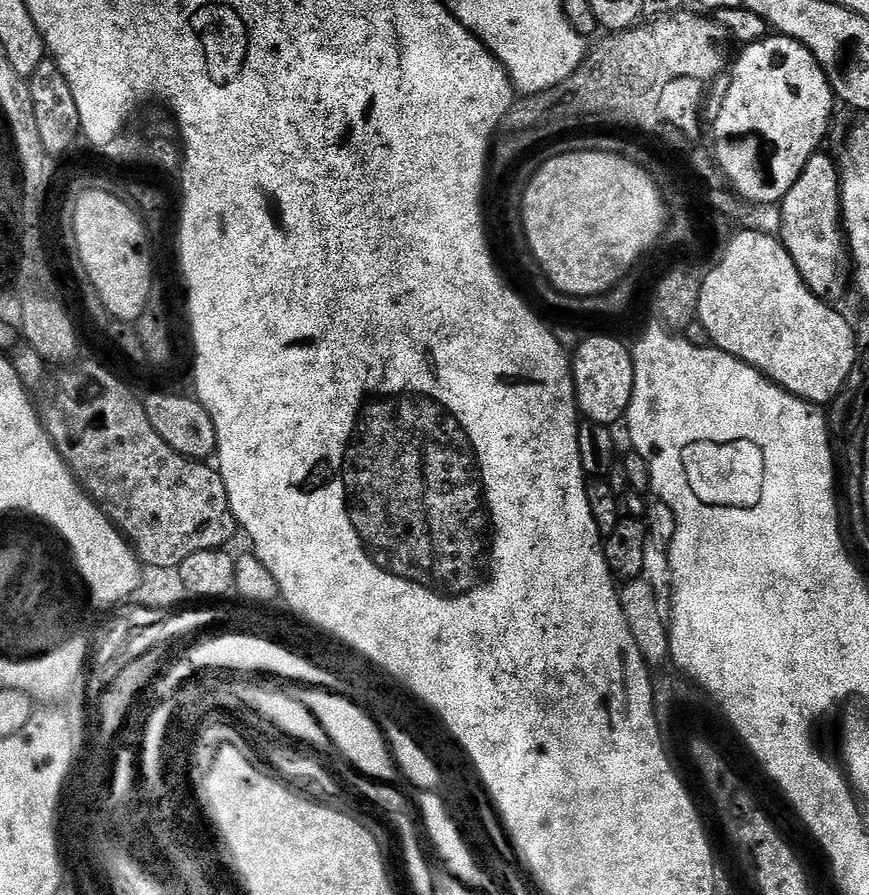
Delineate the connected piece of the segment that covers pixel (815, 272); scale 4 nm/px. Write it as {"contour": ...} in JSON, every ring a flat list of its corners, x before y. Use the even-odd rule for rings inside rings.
{"contour":[[827,151,815,152,802,166,802,174,798,174,798,182,790,186,790,190,778,205,780,211,780,232,778,239,786,246,790,258,794,258,794,266,798,266,798,274,802,274,802,282,812,291,819,300,829,302,840,302,847,290,850,288,850,253,846,243,846,237,842,227,840,215,840,169,837,161,831,160]]}

